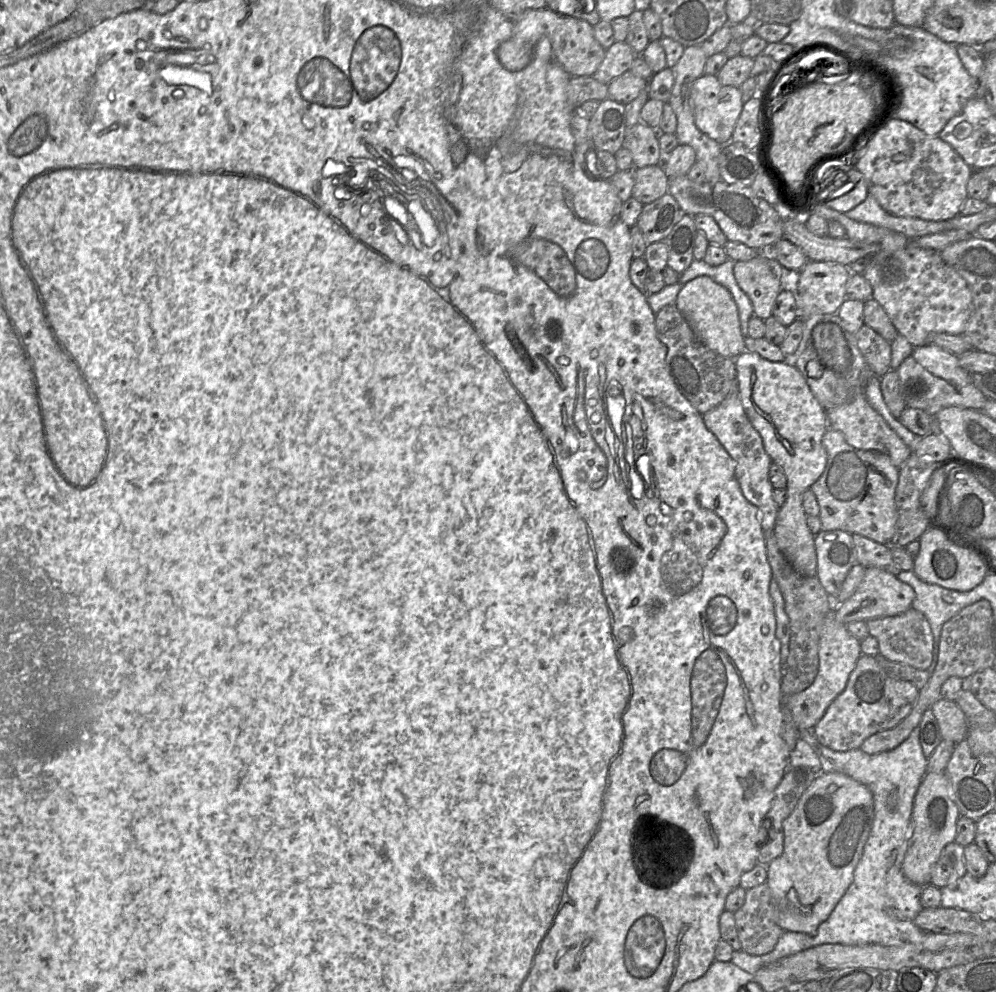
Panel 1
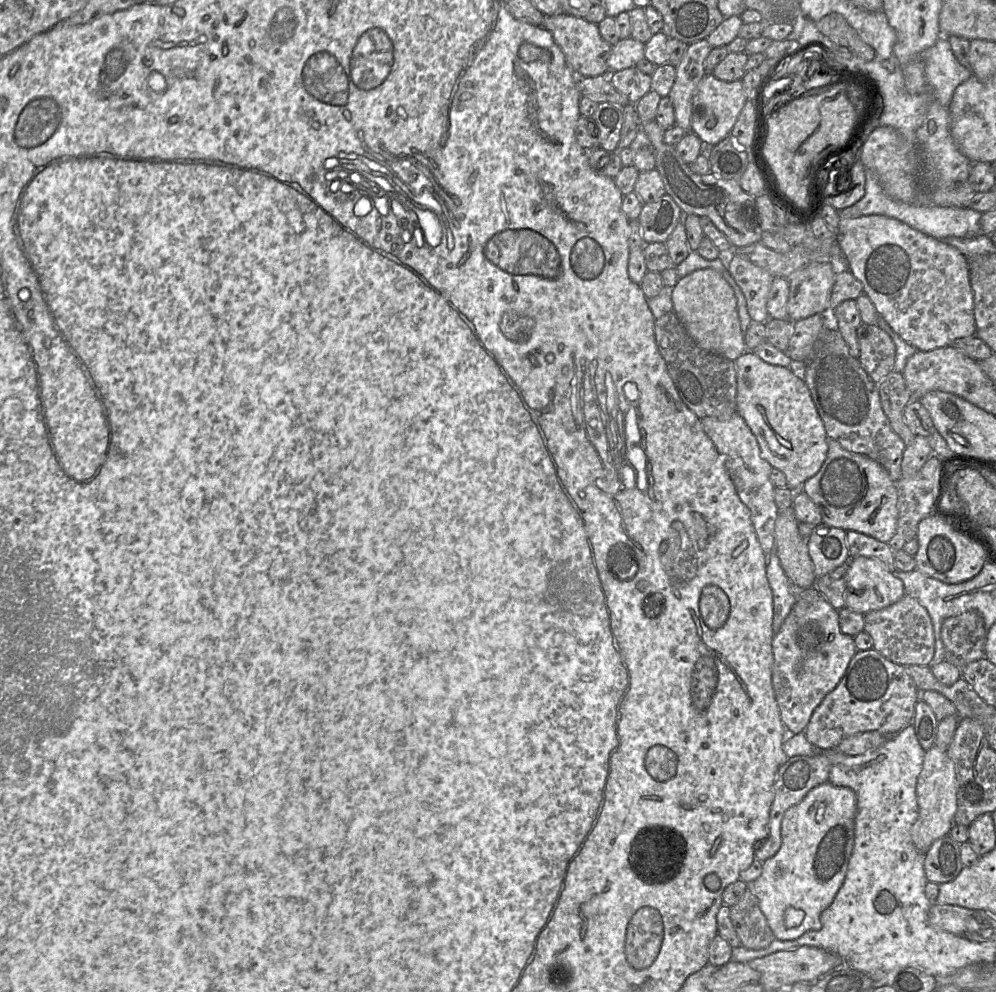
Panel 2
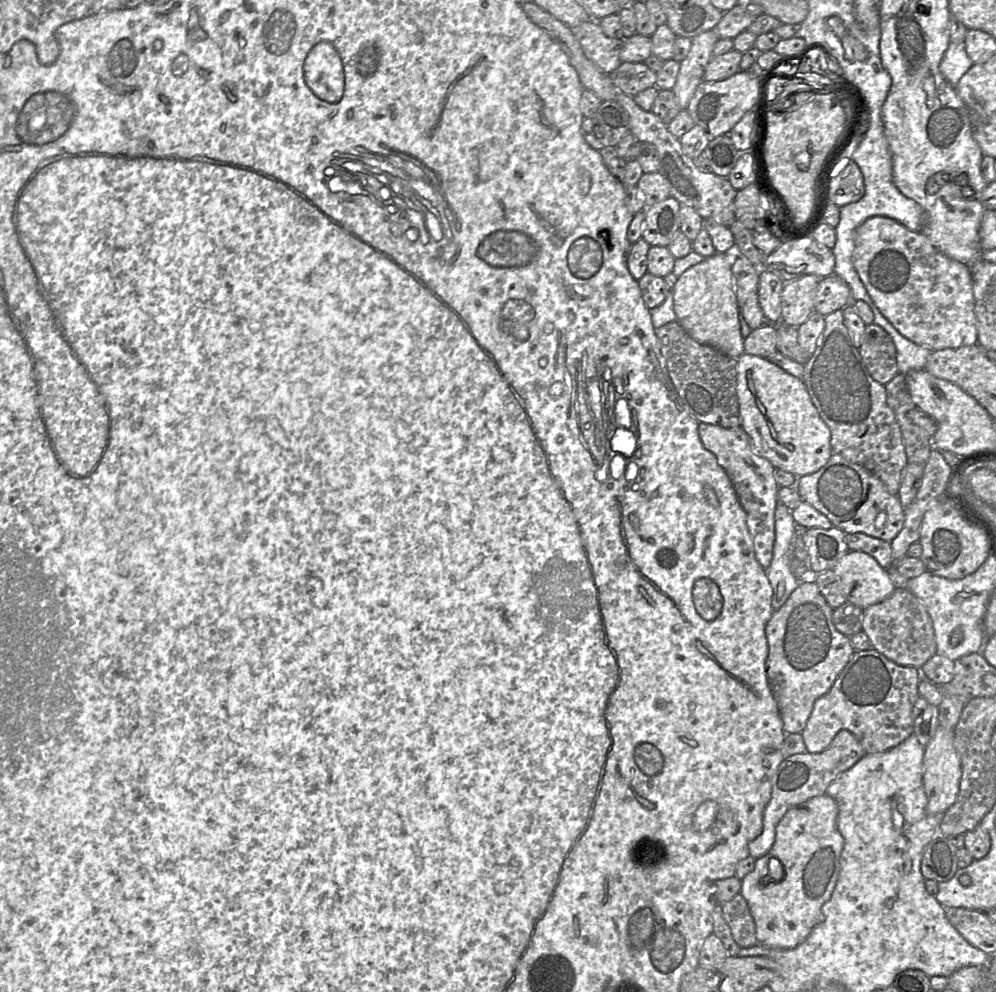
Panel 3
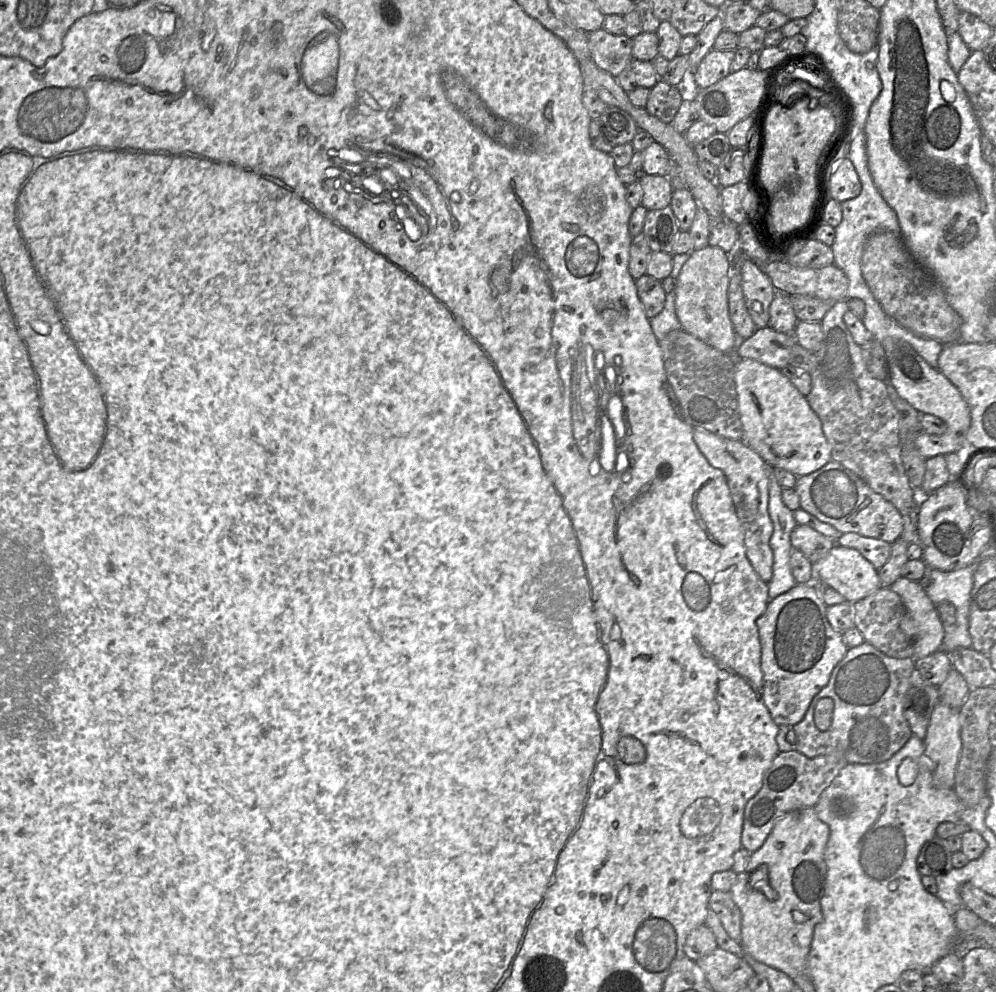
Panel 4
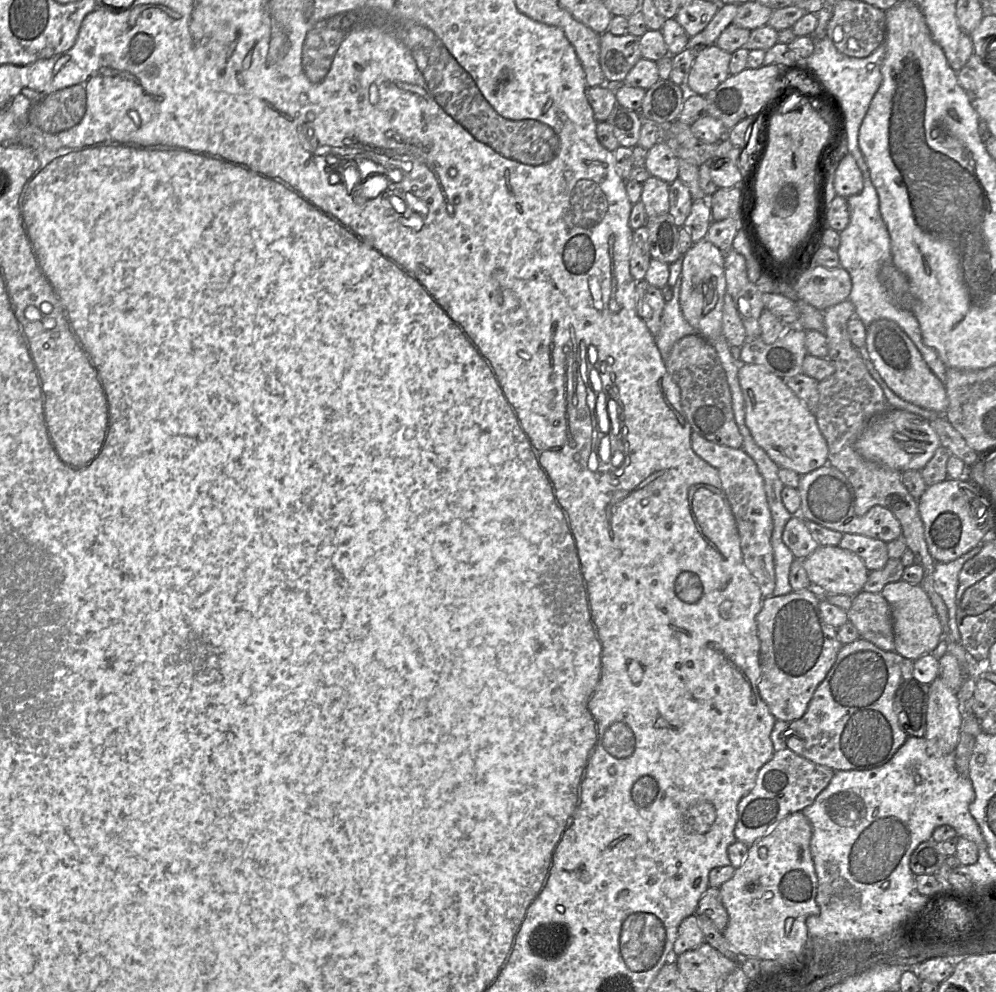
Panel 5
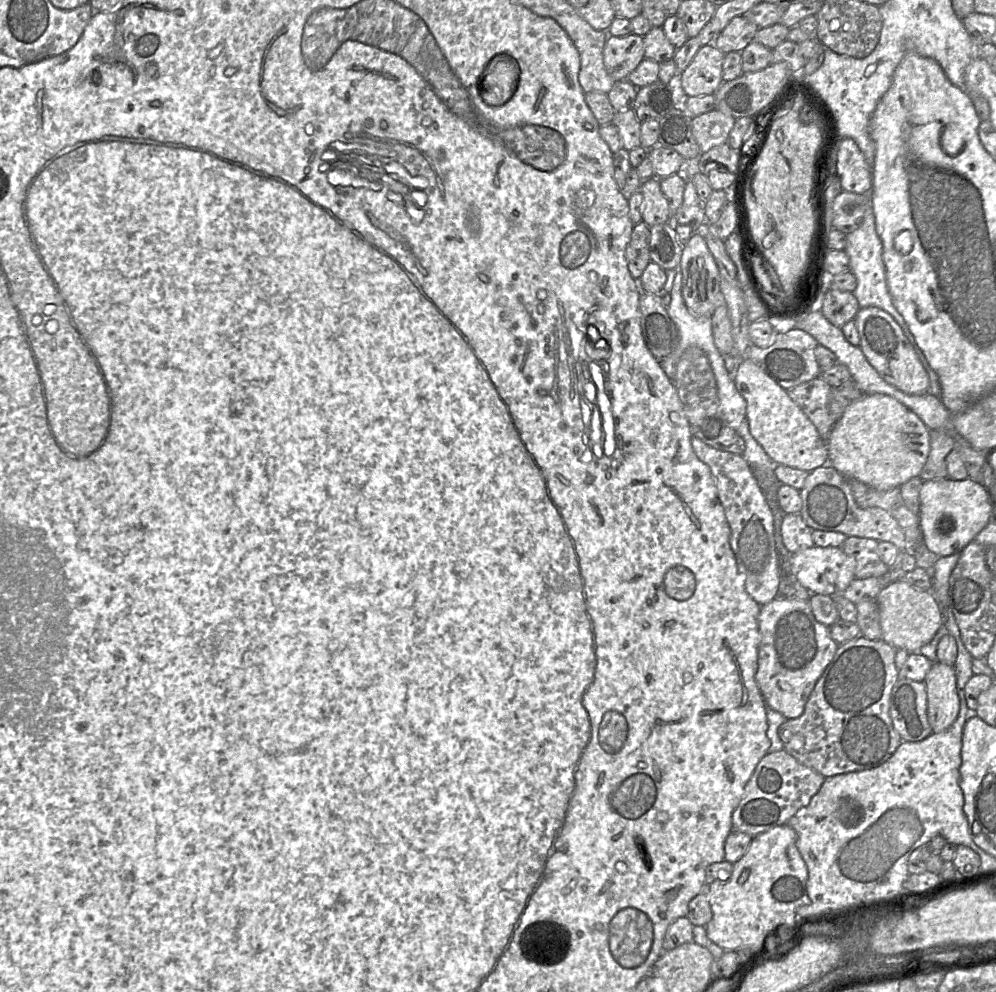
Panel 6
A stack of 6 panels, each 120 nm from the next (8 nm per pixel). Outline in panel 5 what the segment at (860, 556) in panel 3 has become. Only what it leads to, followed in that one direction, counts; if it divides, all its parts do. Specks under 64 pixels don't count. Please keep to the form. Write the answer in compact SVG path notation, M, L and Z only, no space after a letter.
M819 546L802 561L811 586L824 594L853 597L863 590L870 572L858 555L840 546Z

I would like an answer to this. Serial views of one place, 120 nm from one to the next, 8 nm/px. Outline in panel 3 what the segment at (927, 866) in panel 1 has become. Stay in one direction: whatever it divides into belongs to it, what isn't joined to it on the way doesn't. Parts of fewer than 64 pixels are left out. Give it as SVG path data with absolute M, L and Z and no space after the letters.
M941 726L925 746L923 787L929 814L944 814L956 801L961 779L961 764L954 746L954 730Z

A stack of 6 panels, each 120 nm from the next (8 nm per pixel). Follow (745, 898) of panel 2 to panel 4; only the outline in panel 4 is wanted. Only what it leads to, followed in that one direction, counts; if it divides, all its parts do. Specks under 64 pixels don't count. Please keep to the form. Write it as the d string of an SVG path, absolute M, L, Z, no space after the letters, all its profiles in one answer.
M713 890L708 906L718 915L728 936L740 943L741 912L733 901L730 891Z

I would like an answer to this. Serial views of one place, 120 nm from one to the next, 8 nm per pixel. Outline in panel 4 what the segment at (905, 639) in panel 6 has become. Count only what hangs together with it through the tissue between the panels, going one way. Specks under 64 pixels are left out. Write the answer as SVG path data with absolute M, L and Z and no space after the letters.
M900 577L889 588L901 597L906 608L900 628L913 641L912 658L921 659L940 650L944 628L936 605L921 583Z

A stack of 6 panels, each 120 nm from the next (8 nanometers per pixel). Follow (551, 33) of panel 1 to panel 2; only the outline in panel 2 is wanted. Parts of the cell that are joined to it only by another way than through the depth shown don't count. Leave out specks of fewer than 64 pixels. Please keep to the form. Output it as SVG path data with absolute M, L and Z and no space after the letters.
M562 13L545 16L541 27L552 33L555 42L563 51L569 66L577 77L609 76L607 61L613 45L602 38L597 24Z

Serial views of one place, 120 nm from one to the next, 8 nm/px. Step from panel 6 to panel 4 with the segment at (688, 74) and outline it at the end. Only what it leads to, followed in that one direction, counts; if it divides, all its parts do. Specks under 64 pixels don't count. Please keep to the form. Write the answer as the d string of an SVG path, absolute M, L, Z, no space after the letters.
M712 49L700 62L693 74L691 88L704 89L720 81L731 73L735 51Z

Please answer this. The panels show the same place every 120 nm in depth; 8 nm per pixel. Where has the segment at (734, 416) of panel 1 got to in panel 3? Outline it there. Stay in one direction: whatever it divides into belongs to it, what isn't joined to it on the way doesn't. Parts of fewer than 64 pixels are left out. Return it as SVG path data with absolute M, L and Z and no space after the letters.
M700 422L698 433L703 446L715 455L718 464L726 471L746 513L746 523L753 540L756 559L767 570L773 558L775 541L775 510L779 489L775 479L776 468L755 451L750 437L741 426L723 428Z

